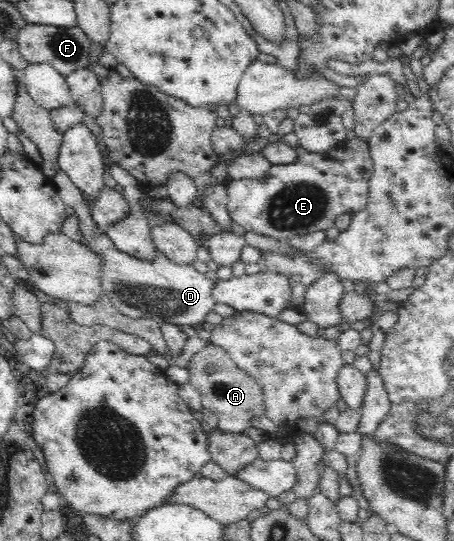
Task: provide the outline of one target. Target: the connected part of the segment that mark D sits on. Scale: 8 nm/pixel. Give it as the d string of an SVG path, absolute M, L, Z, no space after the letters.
M60 171L51 178L60 198L66 207L75 209L79 217L79 228L87 247L103 257L101 274L102 288L113 306L125 316L131 318L149 318L158 323L171 323L189 326L201 326L205 316L215 310L217 300L213 298L213 290L218 280L211 280L207 274L201 274L191 264L171 262L162 252L157 252L153 260L139 260L114 247L113 241L93 221L90 206L85 203L79 188L71 179Z

